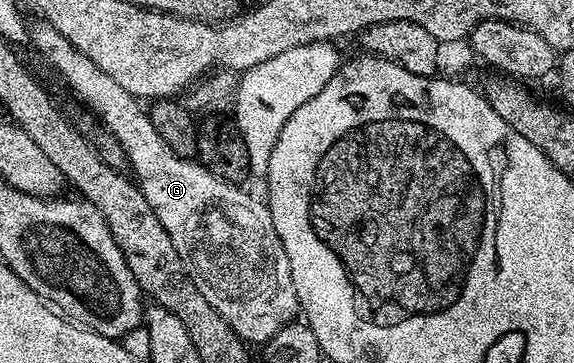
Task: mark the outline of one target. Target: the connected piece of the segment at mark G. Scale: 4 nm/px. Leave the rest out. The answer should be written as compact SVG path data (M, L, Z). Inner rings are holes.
M41 21L29 24L30 47L38 50L46 58L50 67L58 70L58 75L102 118L109 134L122 146L126 154L126 162L133 178L142 191L142 196L152 205L152 213L160 217L160 225L164 225L164 233L172 237L172 245L176 245L176 253L180 253L180 261L188 273L190 280L204 293L208 305L228 321L228 325L247 344L265 345L284 325L295 322L300 308L296 297L296 285L292 285L292 265L288 265L288 253L284 253L284 245L280 245L280 237L276 233L276 225L272 225L272 213L269 206L261 198L253 199L241 186L225 183L217 179L212 172L194 159L179 159L172 149L156 133L147 108L143 106L137 95L128 93L128 89L120 89L100 65L88 61L84 53L66 37L56 33L52 25Z

